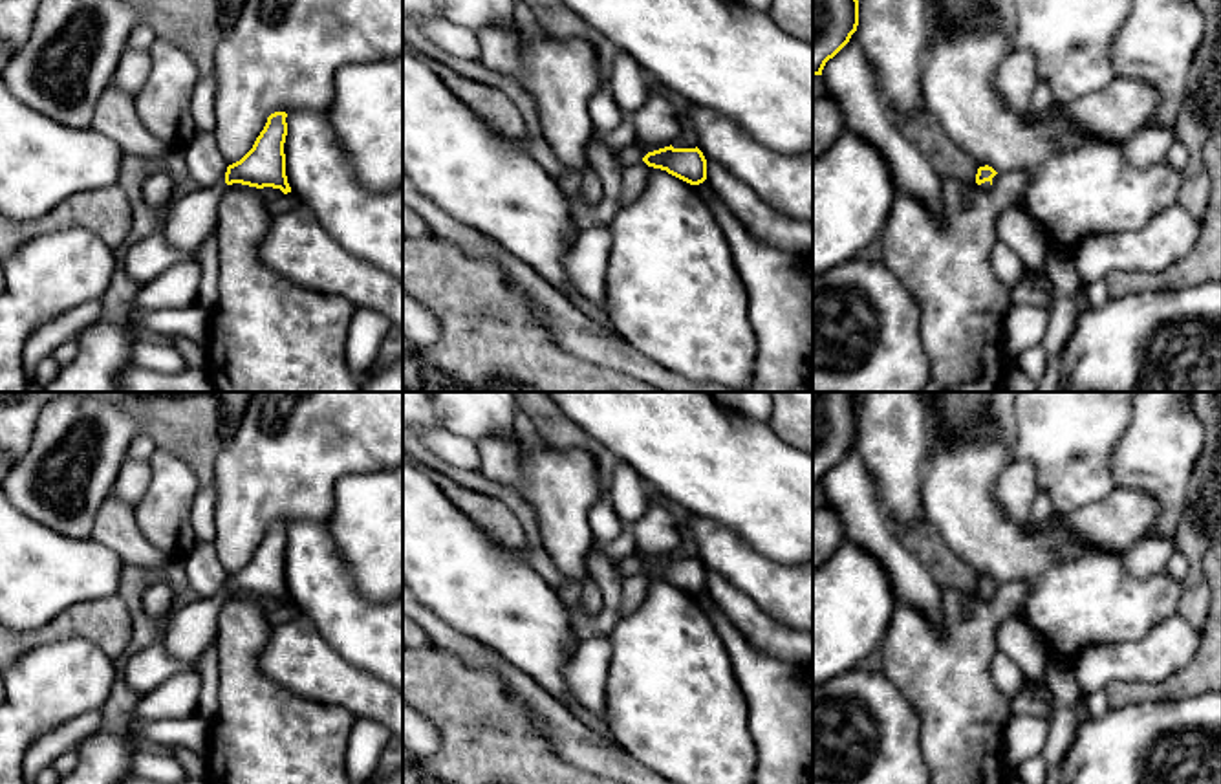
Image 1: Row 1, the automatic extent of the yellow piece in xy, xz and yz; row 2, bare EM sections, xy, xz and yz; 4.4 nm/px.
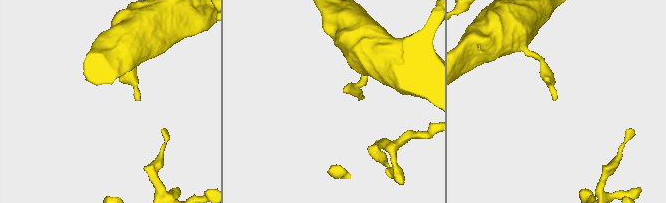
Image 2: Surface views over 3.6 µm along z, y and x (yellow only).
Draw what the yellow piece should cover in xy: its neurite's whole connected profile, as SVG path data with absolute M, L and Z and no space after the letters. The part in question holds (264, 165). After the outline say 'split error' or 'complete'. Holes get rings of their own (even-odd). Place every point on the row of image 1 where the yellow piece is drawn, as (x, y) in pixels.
M275 112L267 117L253 148L240 161L227 167L227 185L242 183L256 189L280 189L284 194L291 192L284 154L287 136L286 117L286 112Z; complete

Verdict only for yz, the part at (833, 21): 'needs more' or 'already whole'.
already whole

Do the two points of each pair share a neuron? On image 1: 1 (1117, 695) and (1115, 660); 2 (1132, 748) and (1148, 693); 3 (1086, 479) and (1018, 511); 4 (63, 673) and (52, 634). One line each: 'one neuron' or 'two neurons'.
1: two neurons
2: two neurons
3: two neurons
4: two neurons

